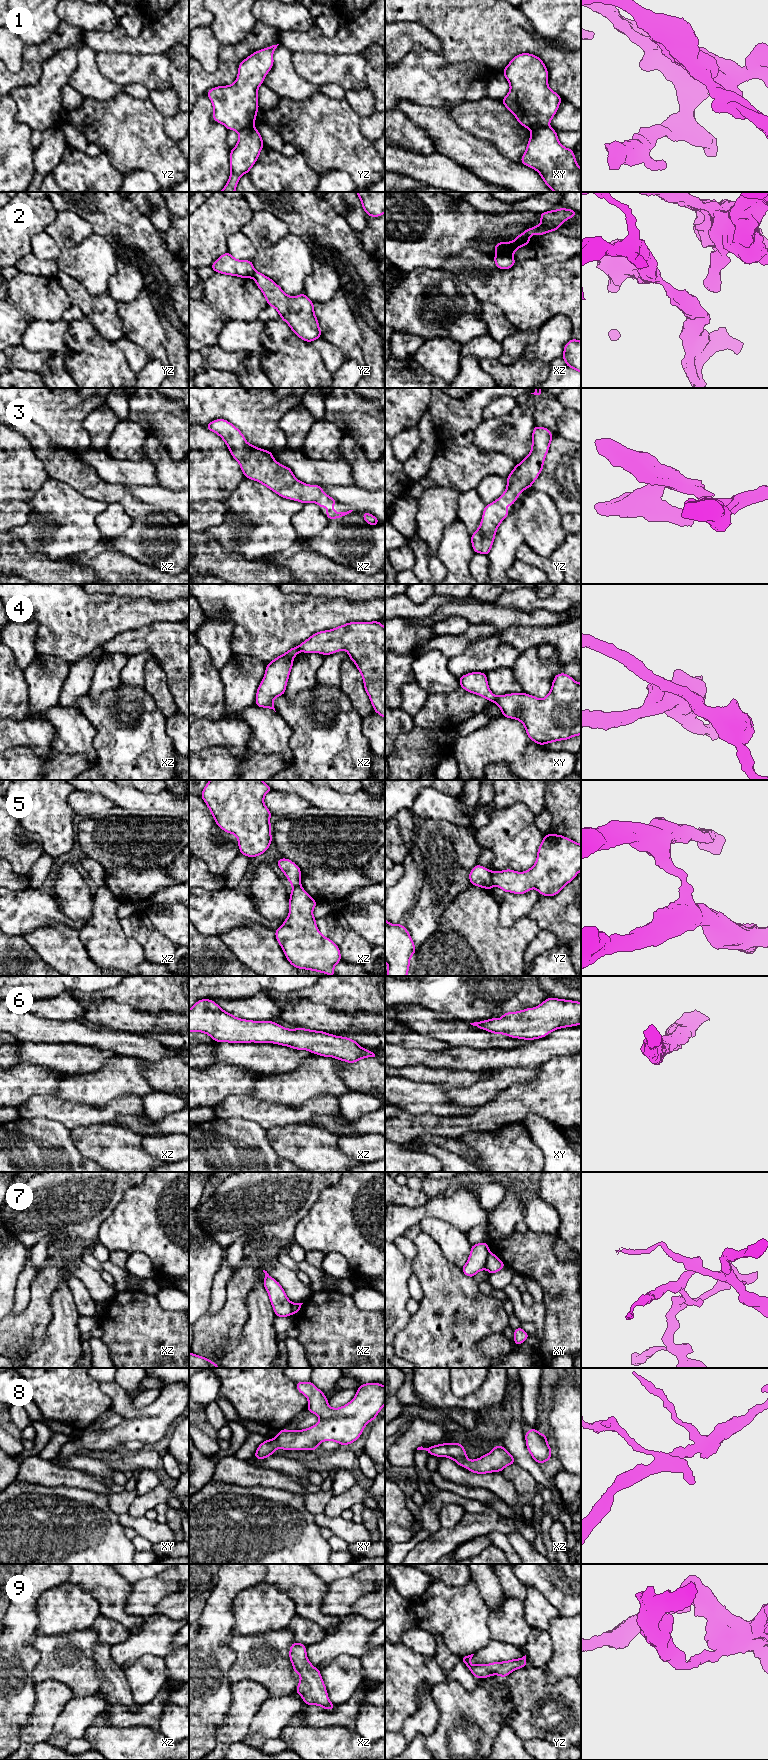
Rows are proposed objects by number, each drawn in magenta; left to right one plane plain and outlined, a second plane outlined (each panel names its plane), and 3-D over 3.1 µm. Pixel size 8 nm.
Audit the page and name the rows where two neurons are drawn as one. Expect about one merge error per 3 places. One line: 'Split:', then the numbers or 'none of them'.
Split: 1, 2, 4, 5, 7

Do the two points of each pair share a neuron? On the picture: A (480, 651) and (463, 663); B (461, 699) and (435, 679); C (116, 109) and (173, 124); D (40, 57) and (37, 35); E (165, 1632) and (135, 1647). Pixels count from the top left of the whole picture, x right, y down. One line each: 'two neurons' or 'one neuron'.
A: one neuron
B: two neurons
C: two neurons
D: two neurons
E: one neuron

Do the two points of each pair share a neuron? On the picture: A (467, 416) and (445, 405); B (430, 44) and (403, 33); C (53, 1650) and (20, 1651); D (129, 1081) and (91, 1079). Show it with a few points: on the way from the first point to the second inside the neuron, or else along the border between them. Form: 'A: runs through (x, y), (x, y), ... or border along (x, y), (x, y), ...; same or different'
A: runs through (462, 416), (456, 416), (450, 410); same
B: runs through (423, 37), (410, 35); same
C: border along (36, 1637), (33, 1648), (39, 1661), (31, 1674); different
D: runs through (120, 1081), (100, 1081); same

